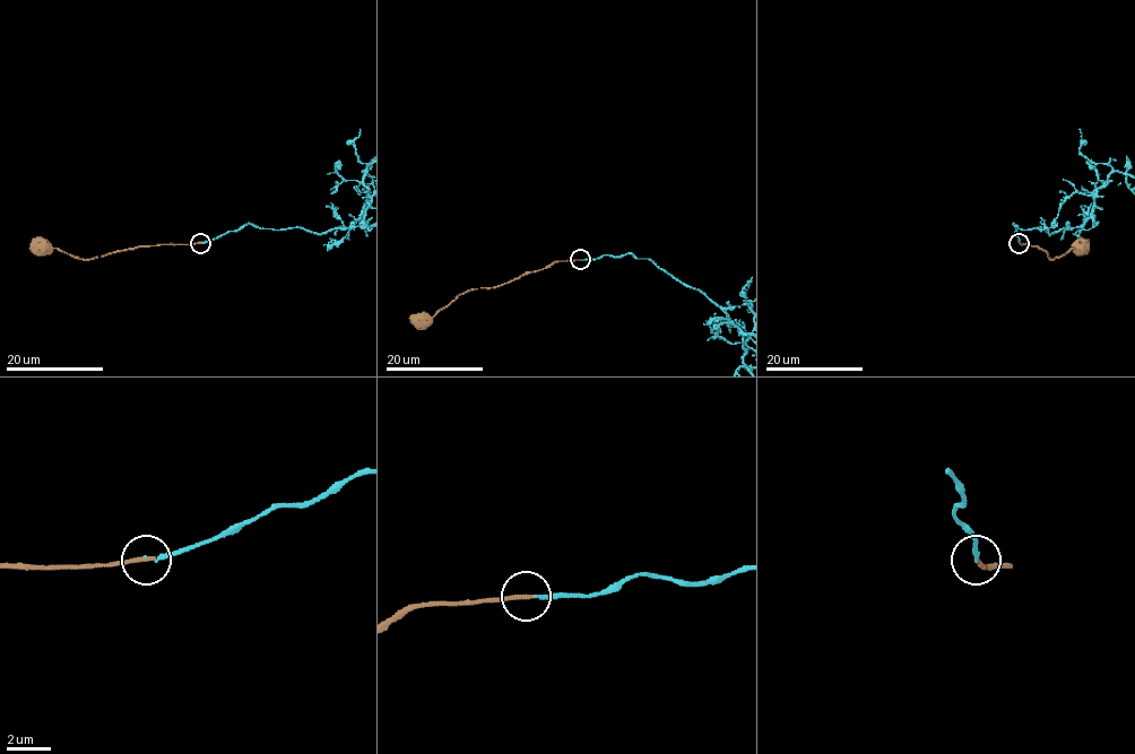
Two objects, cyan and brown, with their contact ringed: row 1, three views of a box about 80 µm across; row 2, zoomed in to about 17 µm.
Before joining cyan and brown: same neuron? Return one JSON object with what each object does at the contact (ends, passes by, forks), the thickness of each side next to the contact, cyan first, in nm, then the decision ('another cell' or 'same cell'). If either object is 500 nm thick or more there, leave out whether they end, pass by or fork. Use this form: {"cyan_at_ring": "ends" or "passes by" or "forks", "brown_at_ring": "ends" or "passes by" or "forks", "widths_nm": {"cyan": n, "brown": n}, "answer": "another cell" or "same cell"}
{"cyan_at_ring": "ends", "brown_at_ring": "ends", "widths_nm": {"cyan": 90, "brown": 200}, "answer": "same cell"}

